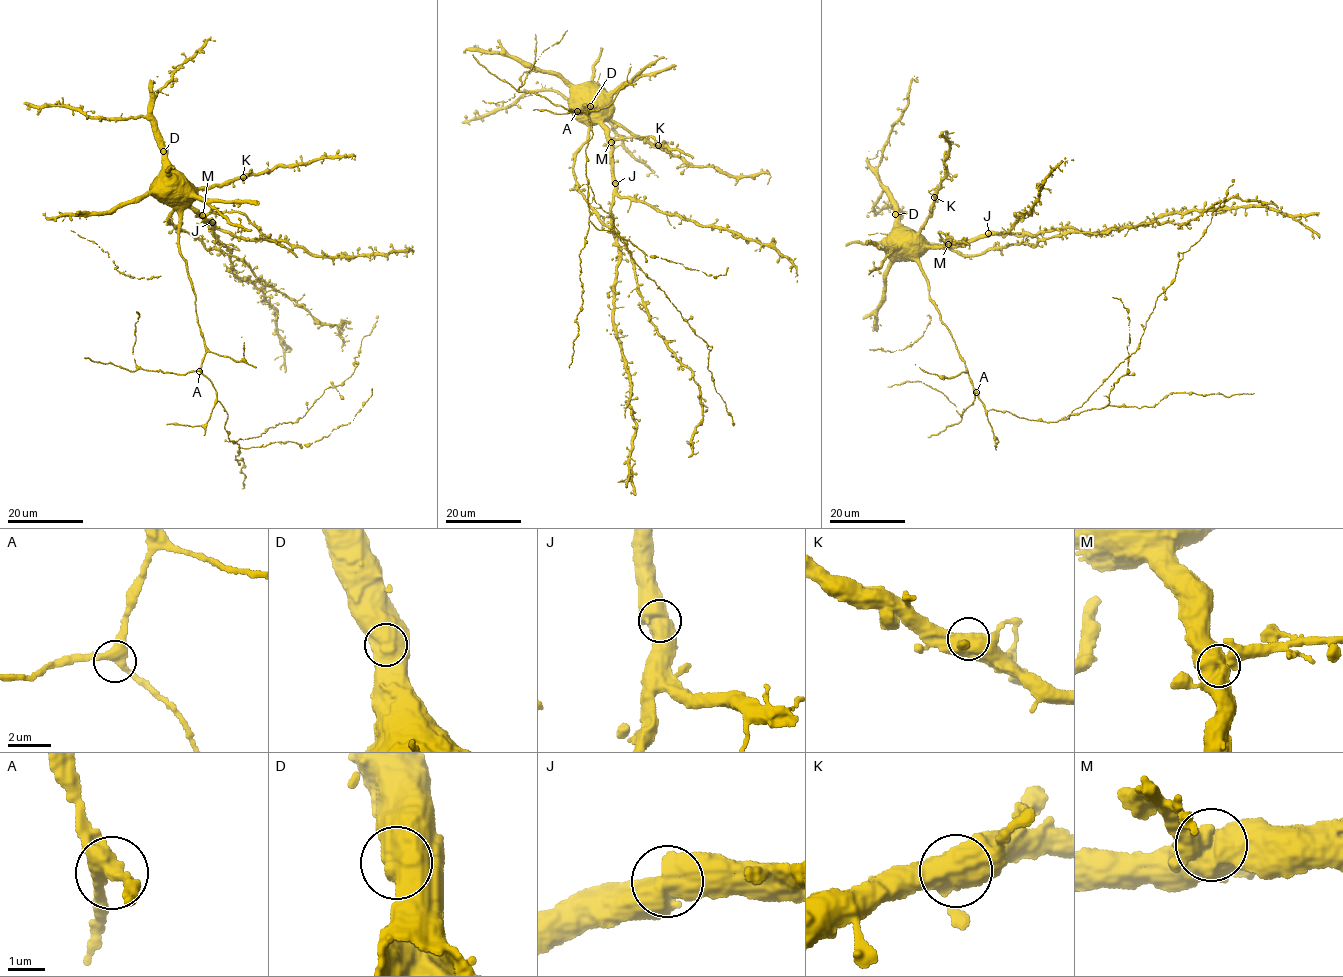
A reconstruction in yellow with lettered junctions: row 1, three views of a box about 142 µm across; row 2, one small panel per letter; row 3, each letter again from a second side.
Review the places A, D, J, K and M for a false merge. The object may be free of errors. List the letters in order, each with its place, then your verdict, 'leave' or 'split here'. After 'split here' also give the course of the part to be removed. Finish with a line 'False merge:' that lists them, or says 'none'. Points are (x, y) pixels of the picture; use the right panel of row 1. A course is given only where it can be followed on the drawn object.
A: at (976, 392); leave
D: at (895, 214); leave
J: at (988, 233); leave
K: at (934, 197); leave
M: at (948, 244); split here; foreign part runs (948, 244), (937, 231), (969, 244)
False merge: M

